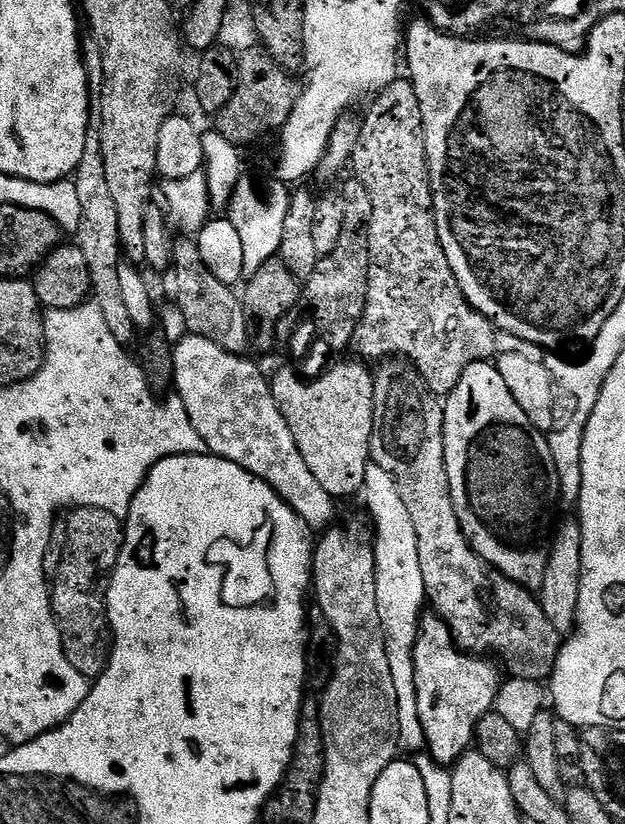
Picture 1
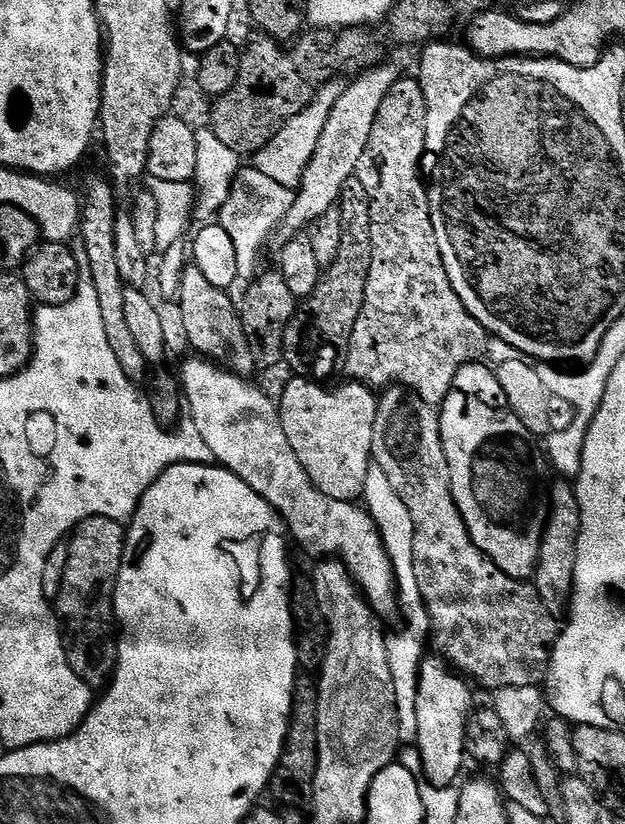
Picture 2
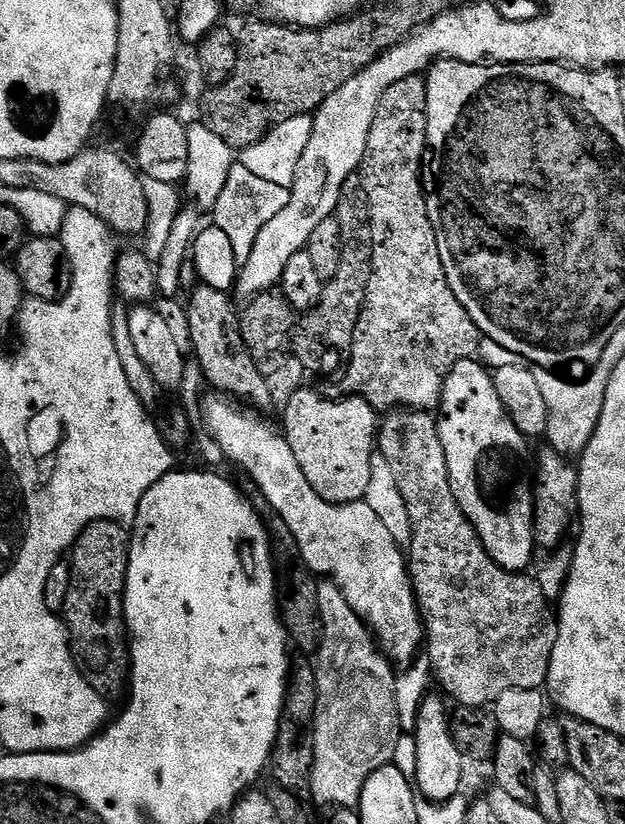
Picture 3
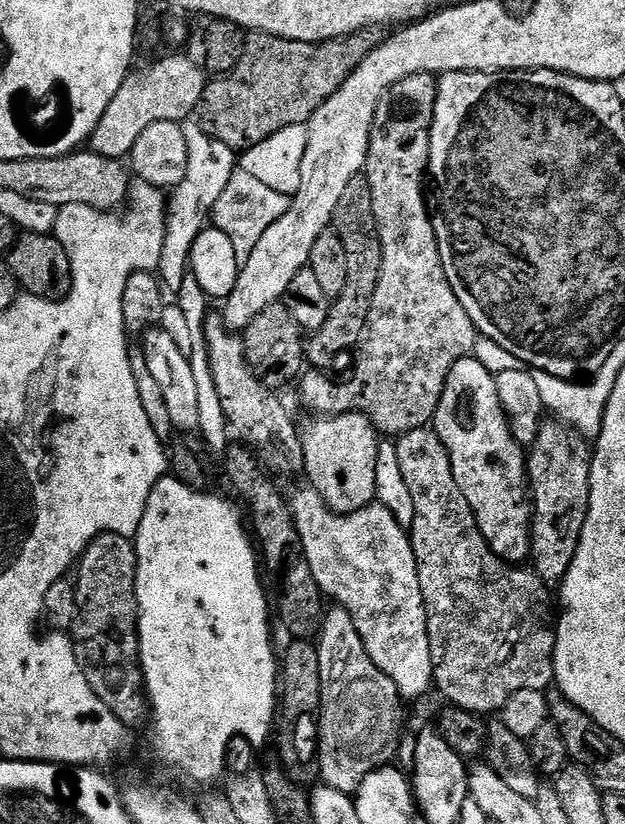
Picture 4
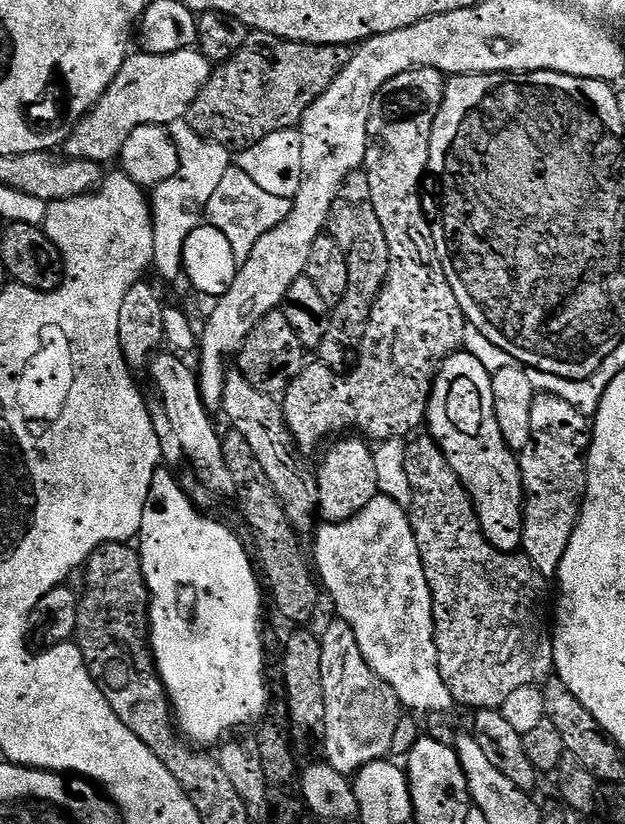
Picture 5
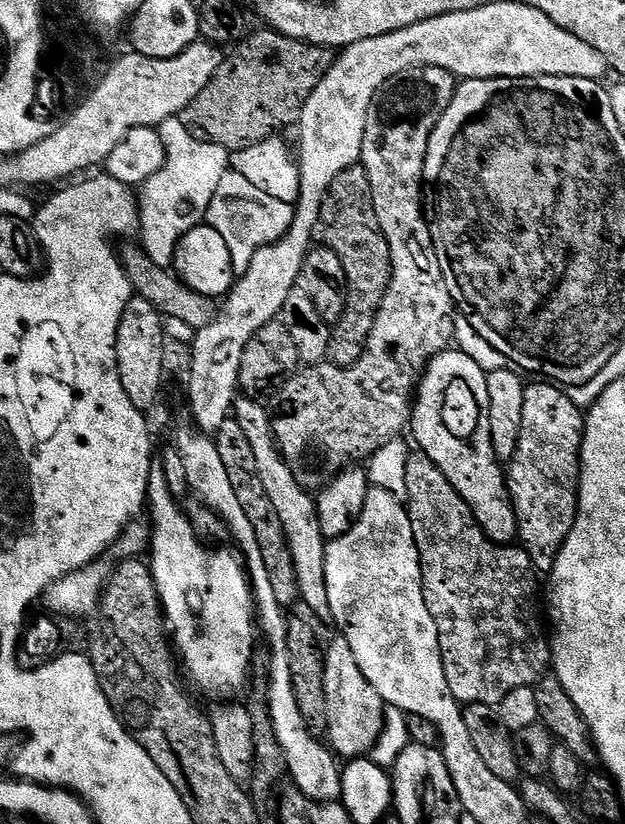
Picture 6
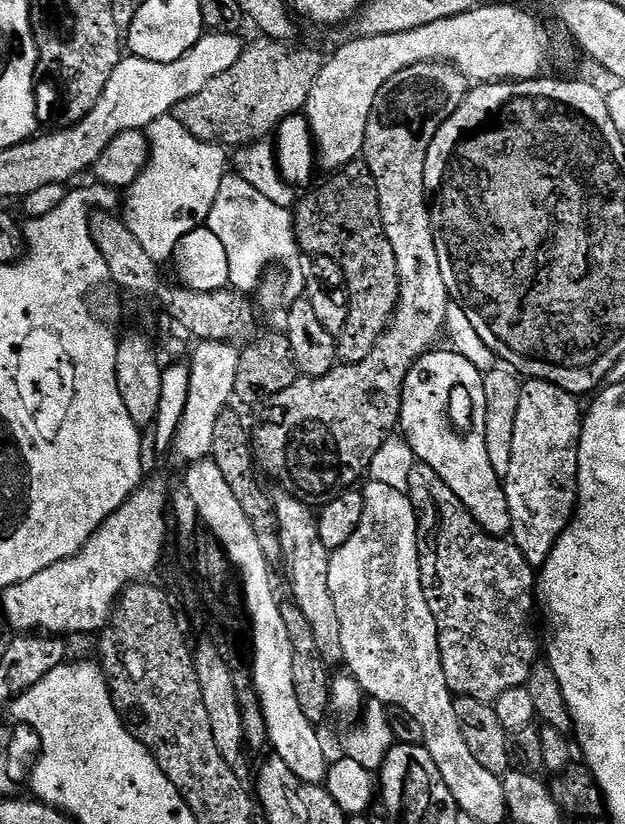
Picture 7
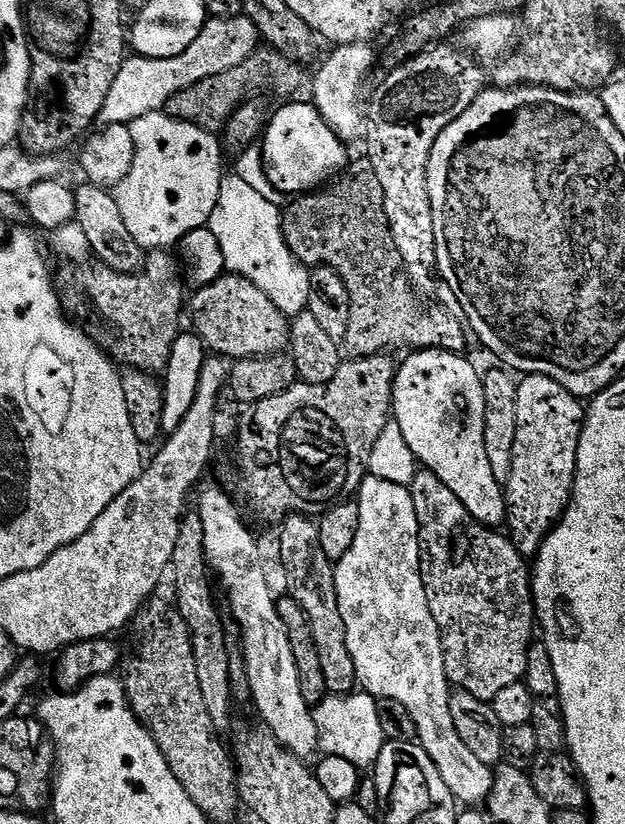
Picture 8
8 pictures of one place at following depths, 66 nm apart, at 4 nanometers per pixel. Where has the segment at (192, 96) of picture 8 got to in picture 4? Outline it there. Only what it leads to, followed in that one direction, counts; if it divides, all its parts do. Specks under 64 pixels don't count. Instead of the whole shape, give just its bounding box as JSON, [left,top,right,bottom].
[194,28,386,150]

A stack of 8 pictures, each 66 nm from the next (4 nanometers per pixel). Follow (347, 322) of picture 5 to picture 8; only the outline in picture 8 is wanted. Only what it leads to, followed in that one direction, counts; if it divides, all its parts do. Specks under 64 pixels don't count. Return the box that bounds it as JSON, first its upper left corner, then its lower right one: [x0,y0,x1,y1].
[282,158,466,358]

